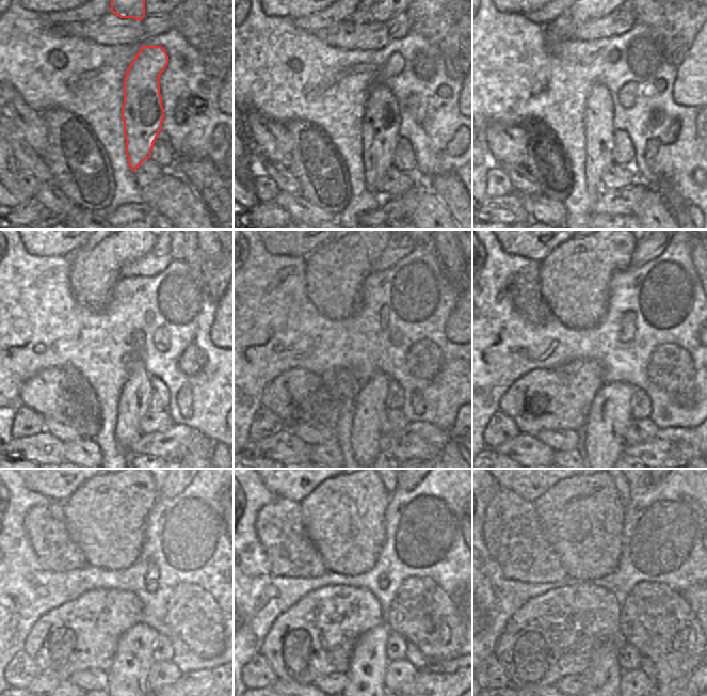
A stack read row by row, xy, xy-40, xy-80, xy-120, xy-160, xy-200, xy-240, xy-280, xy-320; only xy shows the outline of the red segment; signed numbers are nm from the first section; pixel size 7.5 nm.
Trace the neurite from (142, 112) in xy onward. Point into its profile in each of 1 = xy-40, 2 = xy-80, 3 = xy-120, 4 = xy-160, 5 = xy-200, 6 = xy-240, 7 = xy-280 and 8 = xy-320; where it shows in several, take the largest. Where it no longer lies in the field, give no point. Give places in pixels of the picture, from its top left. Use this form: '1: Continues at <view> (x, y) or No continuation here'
1: Continues at xy-40 (382, 119)
2: Continues at xy-80 (628, 152)
3: Continues at xy-120 (142, 391)
4: Continues at xy-160 (380, 393)
5: Continues at xy-200 (613, 407)
6: Continues at xy-240 (141, 645)
7: Continues at xy-280 (374, 649)
8: Continues at xy-320 (603, 682)

